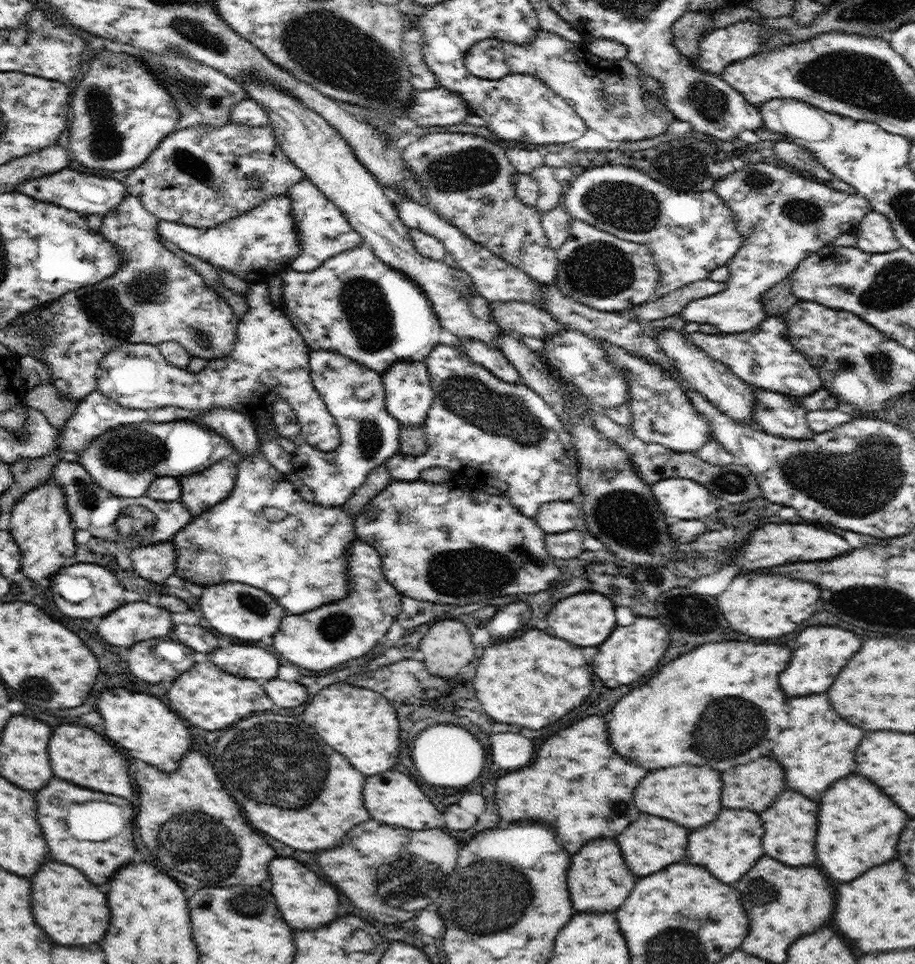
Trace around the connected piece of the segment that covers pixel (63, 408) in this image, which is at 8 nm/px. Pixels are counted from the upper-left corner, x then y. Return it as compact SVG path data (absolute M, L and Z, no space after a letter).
M48 381L24 392L24 404L39 410L57 433L63 431L66 421L74 414L78 403L78 398L61 396L61 392Z

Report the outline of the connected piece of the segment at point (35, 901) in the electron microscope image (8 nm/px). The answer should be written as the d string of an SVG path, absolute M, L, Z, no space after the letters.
M48 860L32 880L32 912L36 924L56 944L92 944L100 942L110 922L106 894L98 890L80 870Z

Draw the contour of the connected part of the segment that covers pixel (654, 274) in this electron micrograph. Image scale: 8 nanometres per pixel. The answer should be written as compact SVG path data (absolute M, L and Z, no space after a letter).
M572 219L570 238L557 250L556 282L559 289L570 298L581 302L584 306L602 312L631 310L652 298L660 280L660 268L655 265L653 254L644 244L629 242L593 227L583 220Z

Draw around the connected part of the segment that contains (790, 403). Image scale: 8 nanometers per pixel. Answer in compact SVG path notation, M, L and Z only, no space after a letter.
M757 387L753 389L762 390L762 392L755 392L757 397L755 410L753 410L753 421L757 430L784 438L814 438L815 432L811 430L805 417L807 410L799 403L798 397Z

